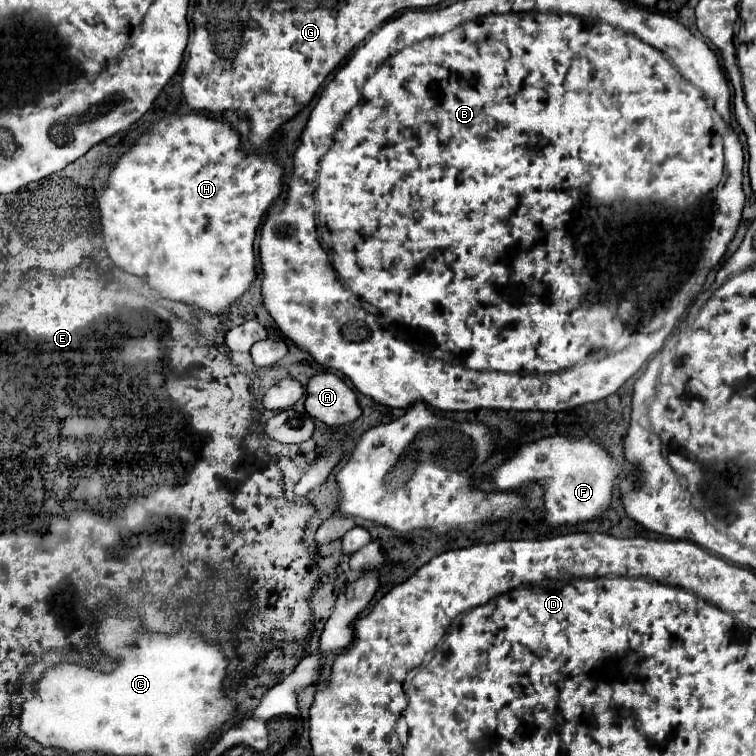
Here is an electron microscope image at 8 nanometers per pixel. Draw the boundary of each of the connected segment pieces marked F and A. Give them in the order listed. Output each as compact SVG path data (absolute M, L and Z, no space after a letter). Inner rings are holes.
M554 434L540 438L536 442L520 446L508 460L492 470L490 478L500 492L518 490L530 482L542 482L544 494L544 524L554 526L576 526L598 518L612 504L614 484L620 476L618 462L610 452L594 438L582 436L572 438L564 434Z
M332 372L310 378L306 386L306 412L326 426L352 424L362 414L354 390Z

